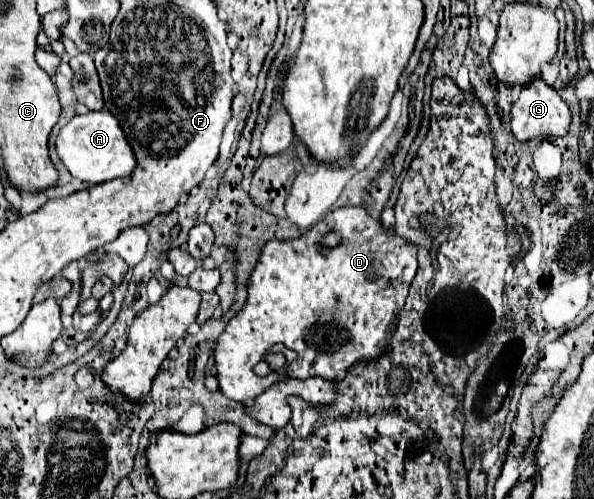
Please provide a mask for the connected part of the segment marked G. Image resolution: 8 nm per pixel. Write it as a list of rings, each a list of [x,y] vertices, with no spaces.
[[[534,78],[530,86],[522,90],[518,100],[512,106],[512,132],[518,142],[528,142],[534,138],[548,138],[548,136],[566,136],[570,126],[570,110],[564,100],[558,96],[556,90],[544,84],[542,78]]]

